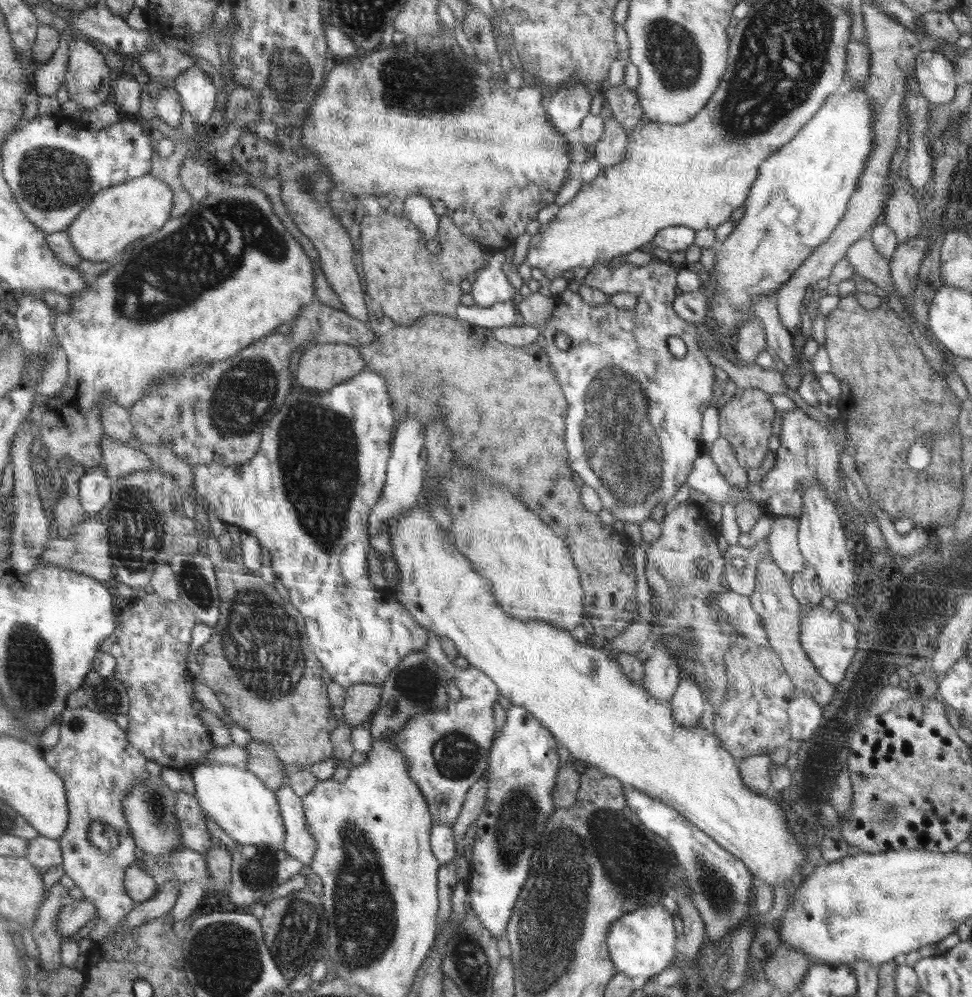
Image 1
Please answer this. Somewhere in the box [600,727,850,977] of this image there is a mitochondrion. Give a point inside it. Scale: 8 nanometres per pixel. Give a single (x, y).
(721, 895)

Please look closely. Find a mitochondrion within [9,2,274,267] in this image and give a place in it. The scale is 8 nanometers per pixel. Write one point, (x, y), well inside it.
(52, 178)

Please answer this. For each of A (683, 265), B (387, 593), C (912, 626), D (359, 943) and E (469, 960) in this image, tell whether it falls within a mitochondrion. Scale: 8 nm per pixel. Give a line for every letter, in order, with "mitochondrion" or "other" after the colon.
A: other
B: other
C: mitochondrion
D: mitochondrion
E: mitochondrion

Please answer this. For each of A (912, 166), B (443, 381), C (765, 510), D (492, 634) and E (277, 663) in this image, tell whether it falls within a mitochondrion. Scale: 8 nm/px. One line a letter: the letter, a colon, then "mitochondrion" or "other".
A: other
B: mitochondrion
C: other
D: other
E: mitochondrion

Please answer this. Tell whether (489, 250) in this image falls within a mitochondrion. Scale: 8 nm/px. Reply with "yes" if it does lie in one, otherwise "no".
no

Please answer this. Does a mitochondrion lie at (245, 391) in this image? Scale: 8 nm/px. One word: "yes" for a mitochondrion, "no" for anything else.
yes

